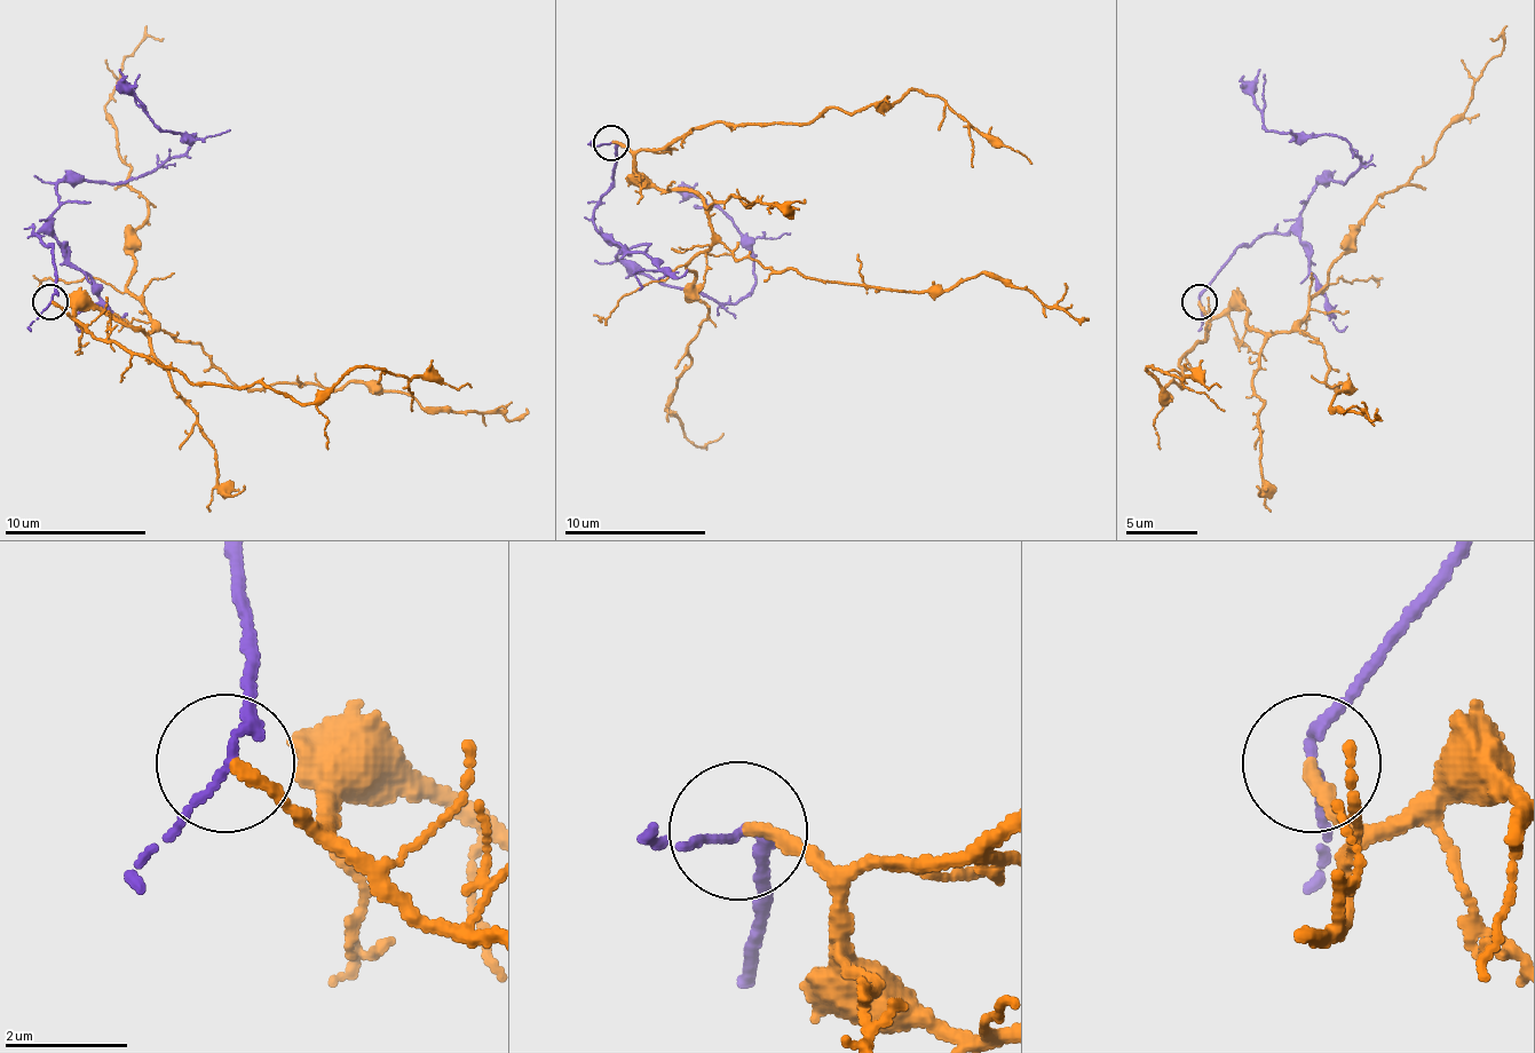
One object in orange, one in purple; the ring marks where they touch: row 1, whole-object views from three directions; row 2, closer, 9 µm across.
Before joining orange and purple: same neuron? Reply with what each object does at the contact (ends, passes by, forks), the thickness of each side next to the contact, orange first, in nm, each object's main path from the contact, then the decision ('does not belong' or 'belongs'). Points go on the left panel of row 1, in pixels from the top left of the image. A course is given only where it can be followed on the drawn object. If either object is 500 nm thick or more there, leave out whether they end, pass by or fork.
orange ends; purple passes by; calibres 200 and 130 nm; course orange (53, 302), (70, 316), (113, 313), (191, 341), (242, 388), (377, 380), (434, 405), (508, 420), (530, 412); course purple (49, 302), (56, 263), (34, 224), (56, 206), (56, 184), (124, 181), (195, 139), (163, 132), (120, 68); does not belong

